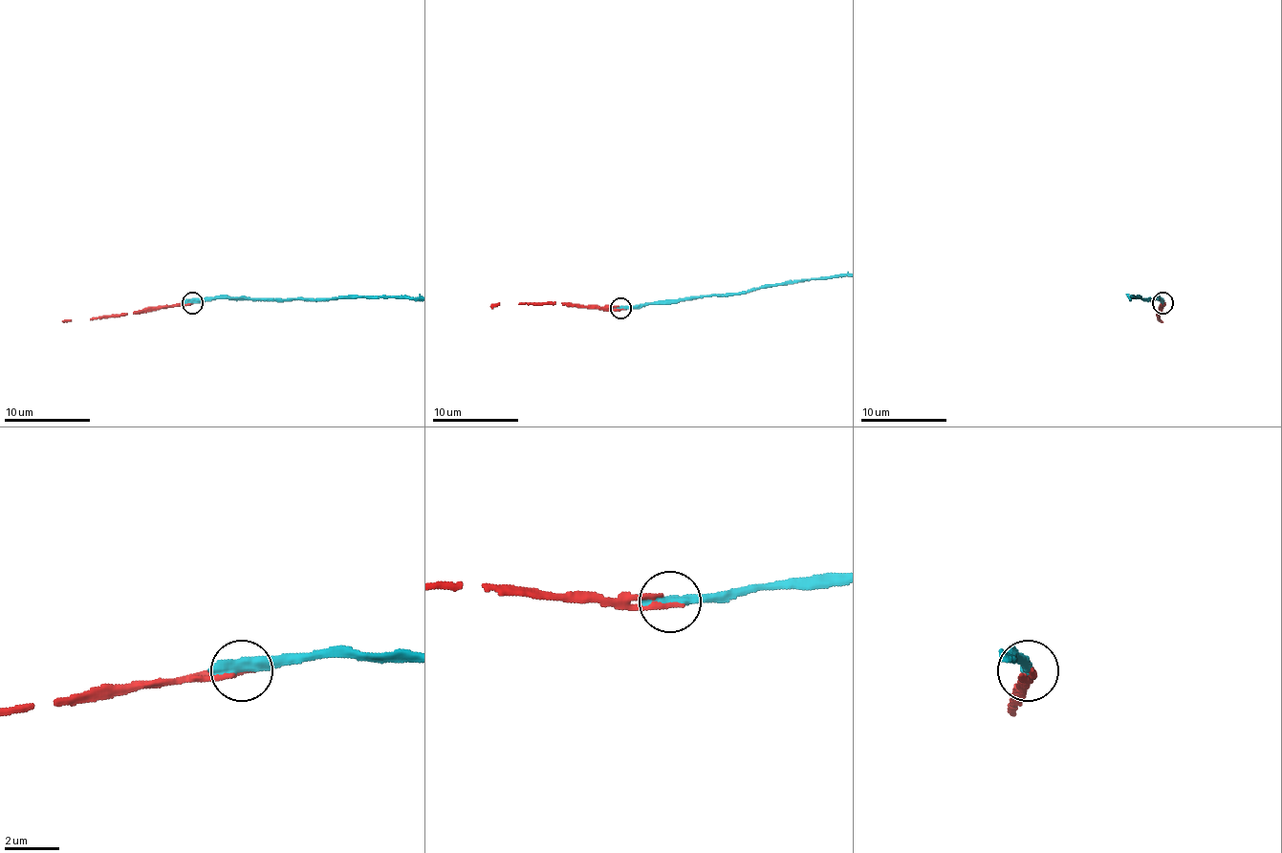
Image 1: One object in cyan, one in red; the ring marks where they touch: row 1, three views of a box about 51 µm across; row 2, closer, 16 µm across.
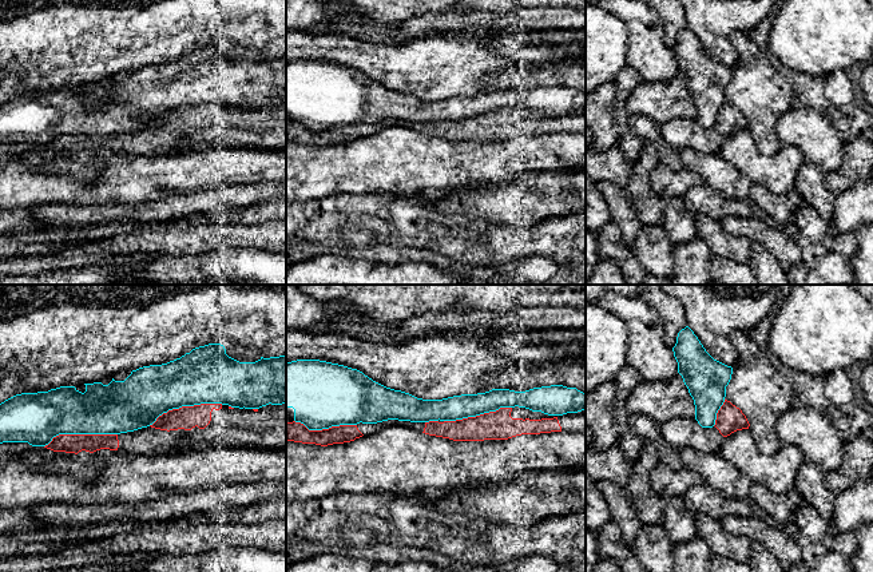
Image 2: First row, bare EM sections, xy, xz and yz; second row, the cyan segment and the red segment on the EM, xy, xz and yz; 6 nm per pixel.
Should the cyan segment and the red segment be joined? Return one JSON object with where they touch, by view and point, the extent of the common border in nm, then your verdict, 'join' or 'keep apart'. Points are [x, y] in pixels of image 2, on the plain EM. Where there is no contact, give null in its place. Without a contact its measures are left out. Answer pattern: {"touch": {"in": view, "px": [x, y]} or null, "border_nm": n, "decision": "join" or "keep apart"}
{"touch": {"in": "xy", "px": [185, 106]}, "border_nm": 460, "decision": "keep apart"}

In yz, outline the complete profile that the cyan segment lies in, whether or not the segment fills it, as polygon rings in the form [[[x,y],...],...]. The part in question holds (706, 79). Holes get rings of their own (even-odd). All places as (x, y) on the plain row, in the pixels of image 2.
[[[689,27],[678,33],[672,52],[678,74],[694,100],[695,120],[702,128],[713,128],[725,103],[733,68],[714,60]]]

